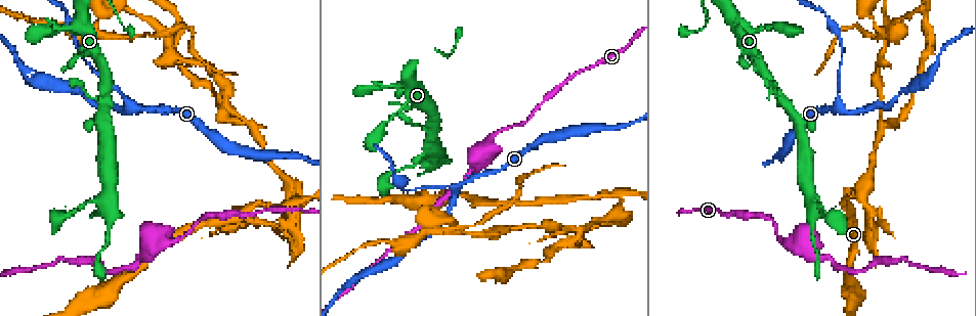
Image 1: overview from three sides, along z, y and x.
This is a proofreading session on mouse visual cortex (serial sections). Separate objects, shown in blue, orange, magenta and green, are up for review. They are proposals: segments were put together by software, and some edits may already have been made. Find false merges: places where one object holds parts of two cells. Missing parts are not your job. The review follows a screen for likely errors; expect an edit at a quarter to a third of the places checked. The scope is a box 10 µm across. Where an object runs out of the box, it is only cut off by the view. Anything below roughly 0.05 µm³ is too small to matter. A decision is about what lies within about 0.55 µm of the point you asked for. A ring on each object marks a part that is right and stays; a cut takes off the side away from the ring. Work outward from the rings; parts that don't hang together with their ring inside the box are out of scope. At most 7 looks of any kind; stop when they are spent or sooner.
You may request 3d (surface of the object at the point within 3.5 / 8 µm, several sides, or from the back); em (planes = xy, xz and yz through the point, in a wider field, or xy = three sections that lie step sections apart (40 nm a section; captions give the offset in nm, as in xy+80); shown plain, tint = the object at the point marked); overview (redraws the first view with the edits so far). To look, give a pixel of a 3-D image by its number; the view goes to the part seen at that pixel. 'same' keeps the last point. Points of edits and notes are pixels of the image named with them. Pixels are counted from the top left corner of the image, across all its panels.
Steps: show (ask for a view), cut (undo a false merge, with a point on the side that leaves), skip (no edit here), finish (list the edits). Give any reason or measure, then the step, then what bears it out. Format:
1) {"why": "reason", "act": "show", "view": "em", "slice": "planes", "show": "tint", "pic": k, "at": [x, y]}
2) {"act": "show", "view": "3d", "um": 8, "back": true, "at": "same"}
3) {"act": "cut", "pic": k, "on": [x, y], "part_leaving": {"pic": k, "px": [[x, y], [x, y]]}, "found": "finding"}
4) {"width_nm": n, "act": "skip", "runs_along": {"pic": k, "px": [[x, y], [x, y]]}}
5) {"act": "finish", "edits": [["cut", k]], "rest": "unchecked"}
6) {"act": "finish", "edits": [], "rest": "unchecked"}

{"why": "arms part here", "act": "show", "view": "3d", "um": 3.5, "pic": 1, "at": [133, 107]}

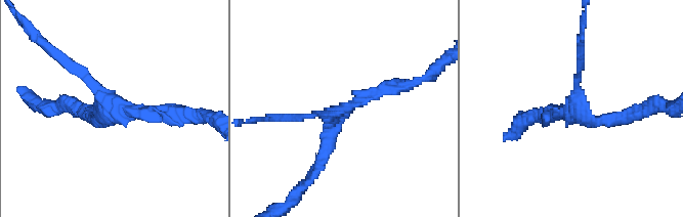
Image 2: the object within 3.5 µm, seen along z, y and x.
{"arms": 3, "arm_widths_nm": [100, 200, 200], "act": "show", "view": "em", "slice": "planes", "show": "tint", "pic": 2, "at": [575, 113]}

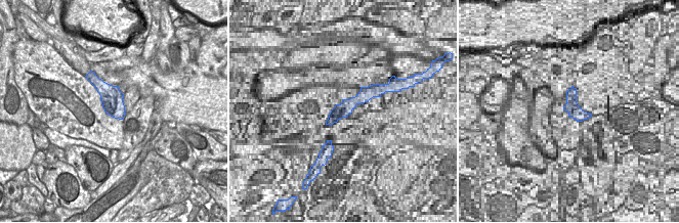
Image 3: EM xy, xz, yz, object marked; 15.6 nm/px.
{"act": "skip", "runs_along": {"pic": 2, "px": [[407, 86], [337, 117], [315, 170]]}, "found": "all the same cell"}

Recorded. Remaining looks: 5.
{"why": "a fork", "act": "show", "view": "3d", "um": 3.5, "pic": 1, "at": [796, 241]}

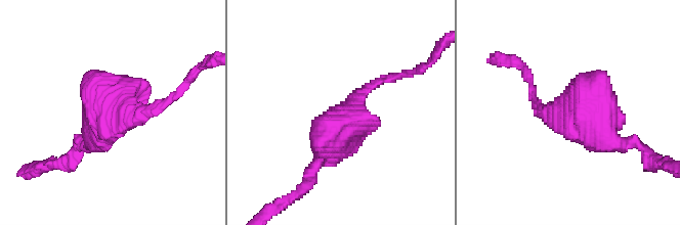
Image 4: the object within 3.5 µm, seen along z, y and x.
{"why": "shape alone is not enough", "act": "show", "view": "em", "slice": "planes", "show": "tint", "pic": 4, "at": [342, 113]}

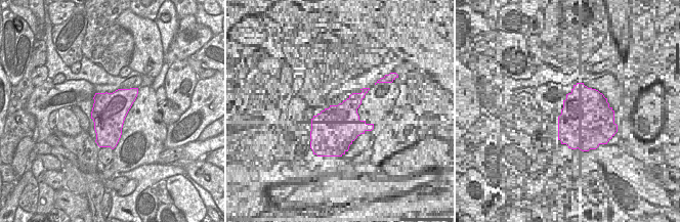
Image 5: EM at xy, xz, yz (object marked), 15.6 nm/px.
{"act": "skip", "runs_along": {"pic": 4, "px": [[379, 81], [338, 118], [309, 178]]}, "found": "continuous, no second cell"}

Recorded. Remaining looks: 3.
{"why": "side arm on a straight run", "act": "show", "view": "3d", "um": 3.5, "pic": 1, "at": [106, 199]}

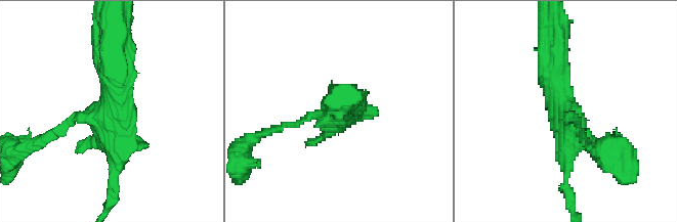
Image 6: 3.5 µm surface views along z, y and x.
{"why": "now the EM", "act": "show", "view": "em", "slice": "planes", "show": "plain", "pic": 6, "at": [113, 113]}

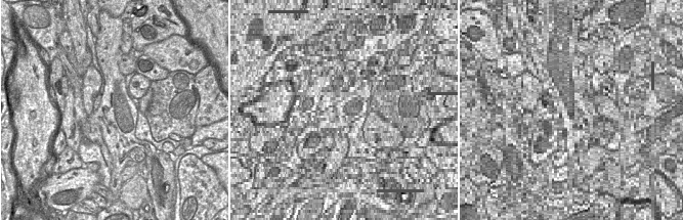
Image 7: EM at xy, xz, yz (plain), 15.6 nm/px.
{"why": "with the object marked", "act": "show", "view": "em", "slice": "planes", "show": "tint", "at": "same"}

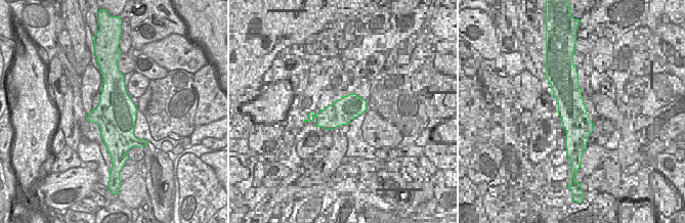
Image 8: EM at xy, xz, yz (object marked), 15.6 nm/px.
{"act": "skip", "runs_along": {"pic": 6, "px": [[551, 43], [566, 118], [566, 184]]}, "found": "all the same cell"}

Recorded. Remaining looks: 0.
{"act": "finish", "edits": [], "rest": "unchecked"}

